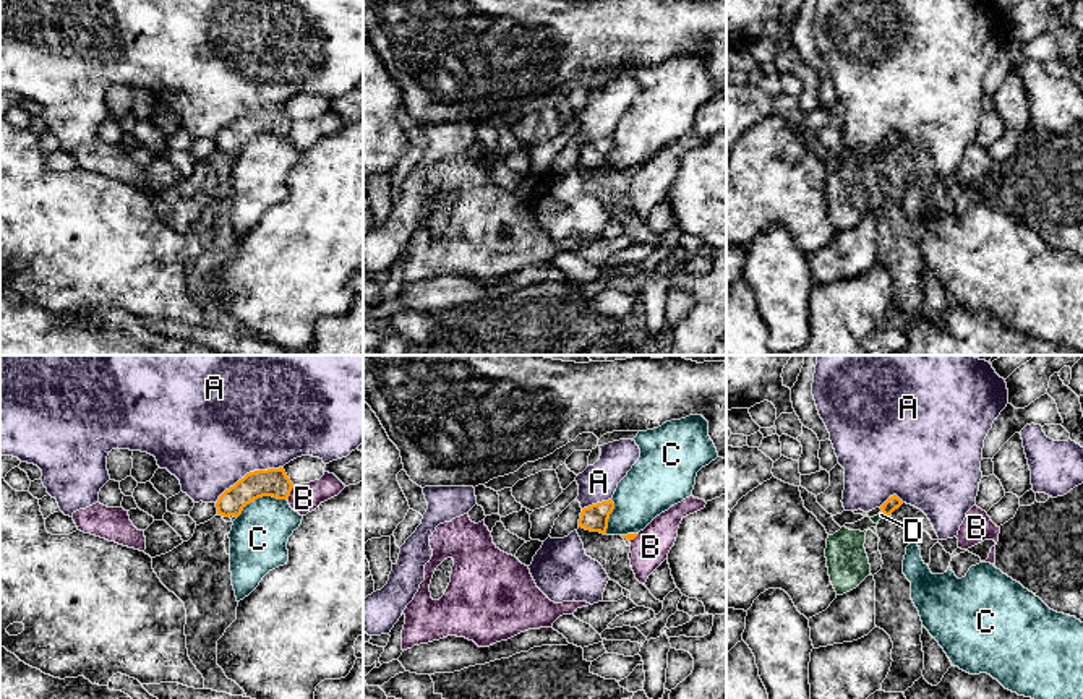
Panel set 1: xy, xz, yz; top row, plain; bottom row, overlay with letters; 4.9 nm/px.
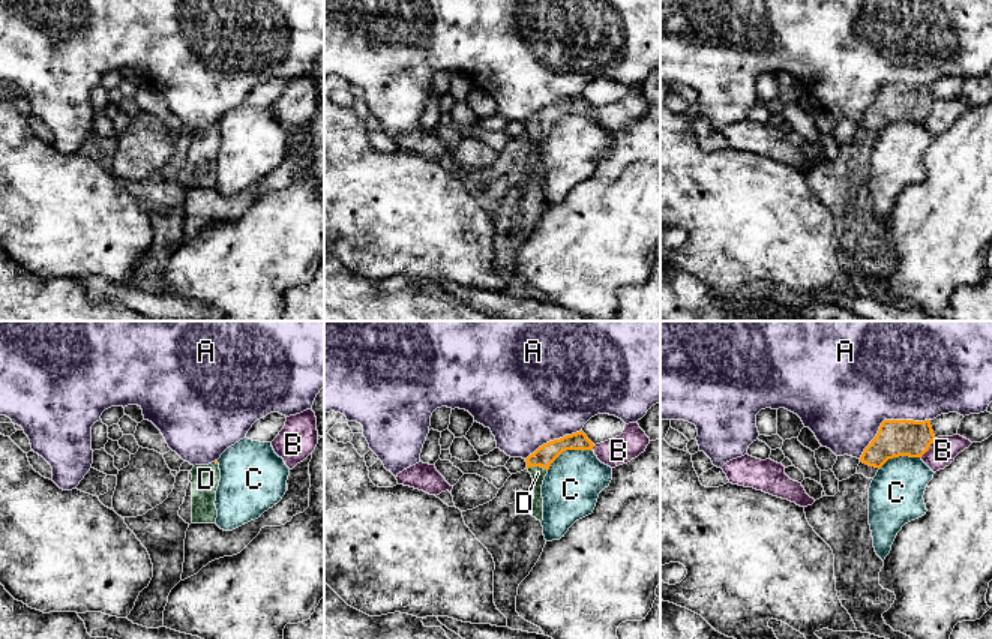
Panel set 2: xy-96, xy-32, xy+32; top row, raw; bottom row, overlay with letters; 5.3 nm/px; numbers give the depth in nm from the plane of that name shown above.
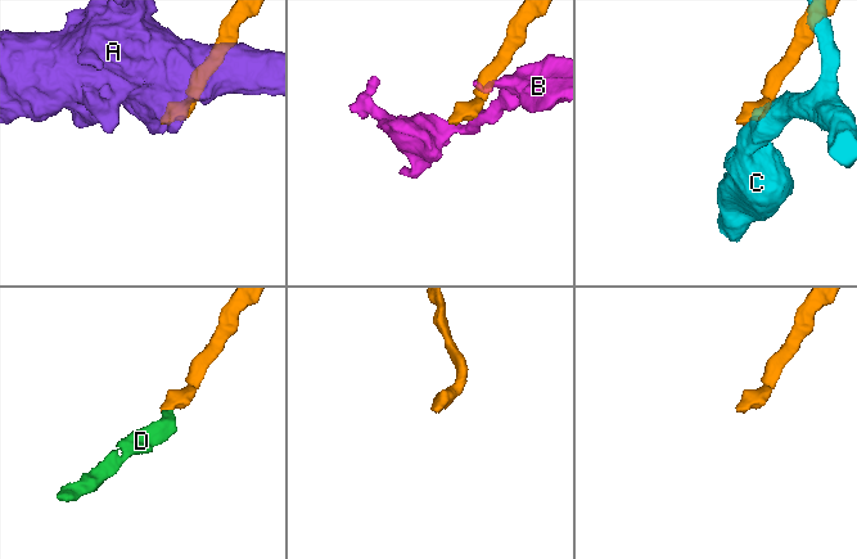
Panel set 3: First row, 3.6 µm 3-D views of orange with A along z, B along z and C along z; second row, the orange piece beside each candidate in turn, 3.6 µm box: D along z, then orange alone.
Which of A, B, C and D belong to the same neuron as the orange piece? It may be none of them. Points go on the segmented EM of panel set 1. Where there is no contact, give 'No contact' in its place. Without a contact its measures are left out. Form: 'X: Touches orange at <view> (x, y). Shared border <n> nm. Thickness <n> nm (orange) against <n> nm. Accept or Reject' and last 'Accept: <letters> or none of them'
A: Touches orange at xy (247, 474). Shared border 380 nm. Thickness 140 nm (orange) against 500 nm. Reject
B: Touches orange at xy (289, 493). Shared border 90 nm. Thickness 140 nm (orange) against 150 nm. Reject
C: Touches orange at xy (260, 497). Shared border 260 nm. Thickness 140 nm (orange) against 280 nm. Reject
D: Touches orange at xy (232, 514). Shared border 50 nm. Thickness 140 nm (orange) against 20 nm. Accept
Accept: D

